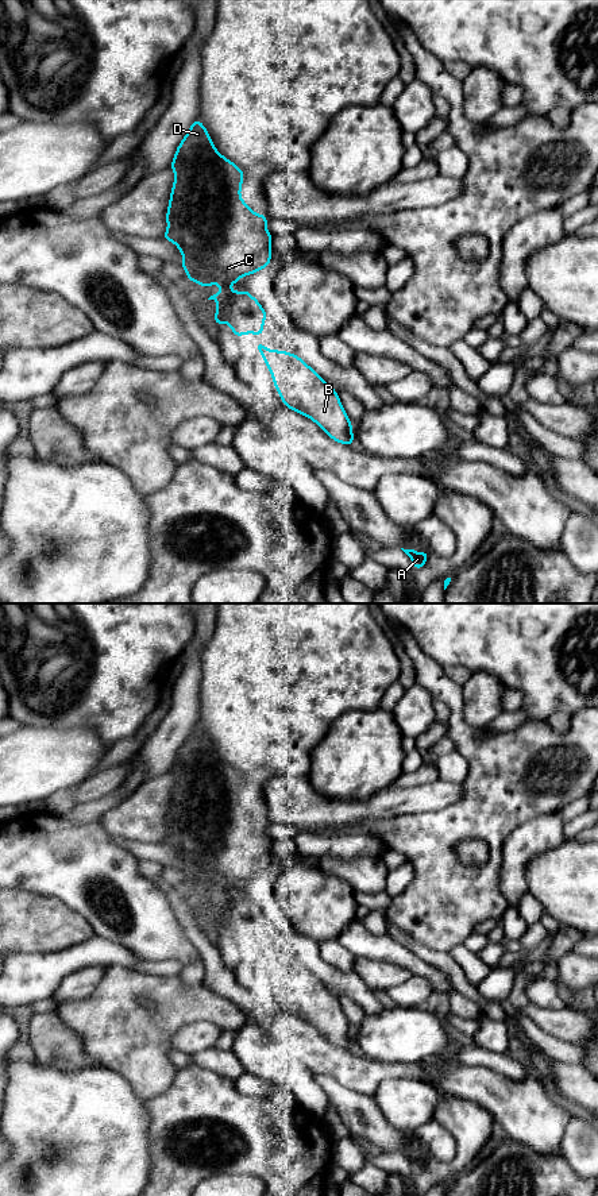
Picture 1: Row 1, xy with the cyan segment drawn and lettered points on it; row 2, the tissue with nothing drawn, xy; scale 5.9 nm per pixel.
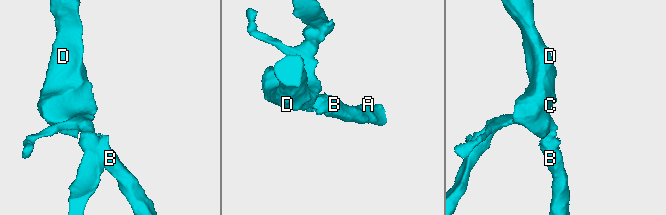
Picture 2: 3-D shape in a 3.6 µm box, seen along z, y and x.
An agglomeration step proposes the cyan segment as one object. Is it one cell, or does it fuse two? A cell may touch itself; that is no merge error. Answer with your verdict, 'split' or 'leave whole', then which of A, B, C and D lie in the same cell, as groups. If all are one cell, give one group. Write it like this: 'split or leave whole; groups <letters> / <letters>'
leave whole; groups A B C D

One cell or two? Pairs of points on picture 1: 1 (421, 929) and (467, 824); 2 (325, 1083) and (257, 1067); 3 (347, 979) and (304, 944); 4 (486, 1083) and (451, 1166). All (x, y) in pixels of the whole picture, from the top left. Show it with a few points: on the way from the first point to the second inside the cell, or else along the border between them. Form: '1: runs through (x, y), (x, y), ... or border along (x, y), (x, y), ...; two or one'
1: runs through (439, 902), (440, 849); one
2: border along (312, 1073), (312, 1077), (330, 1102); two
3: runs through (335, 979), (309, 956); one
4: border along (447, 1094), (475, 1102), (494, 1122); two

